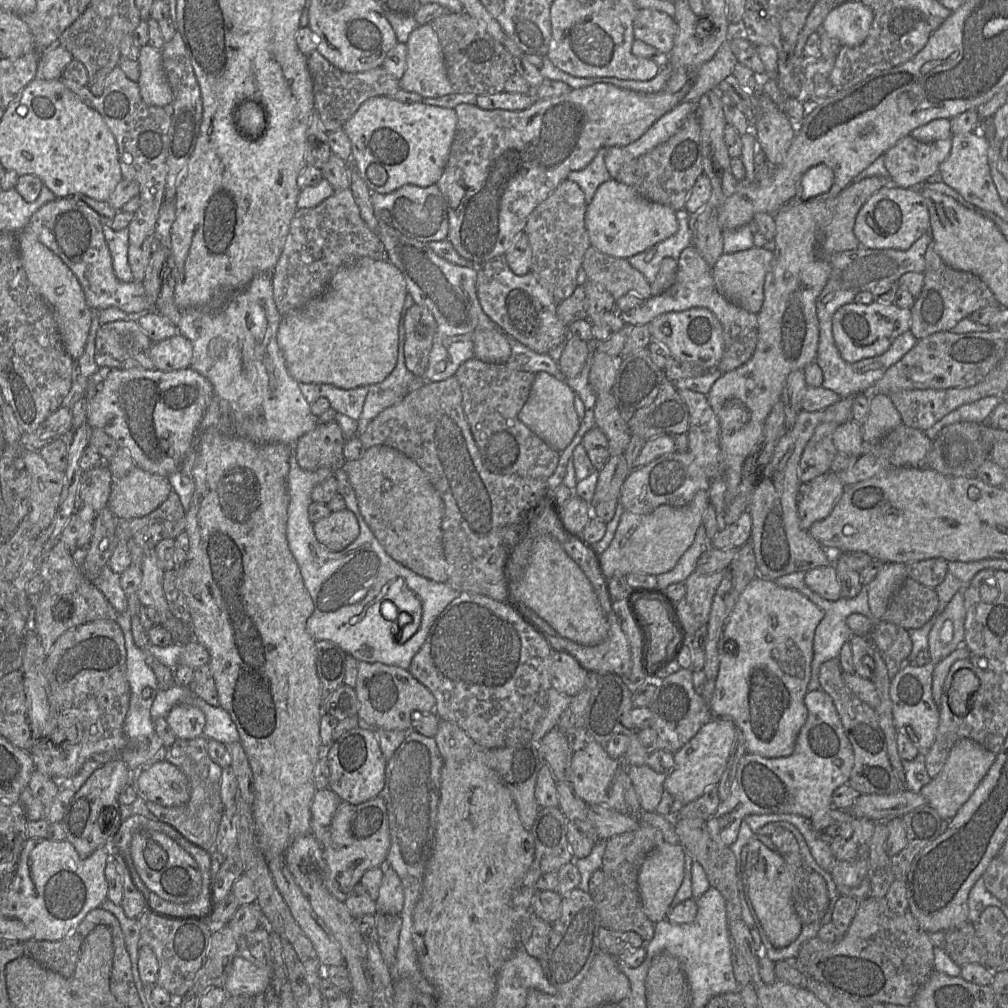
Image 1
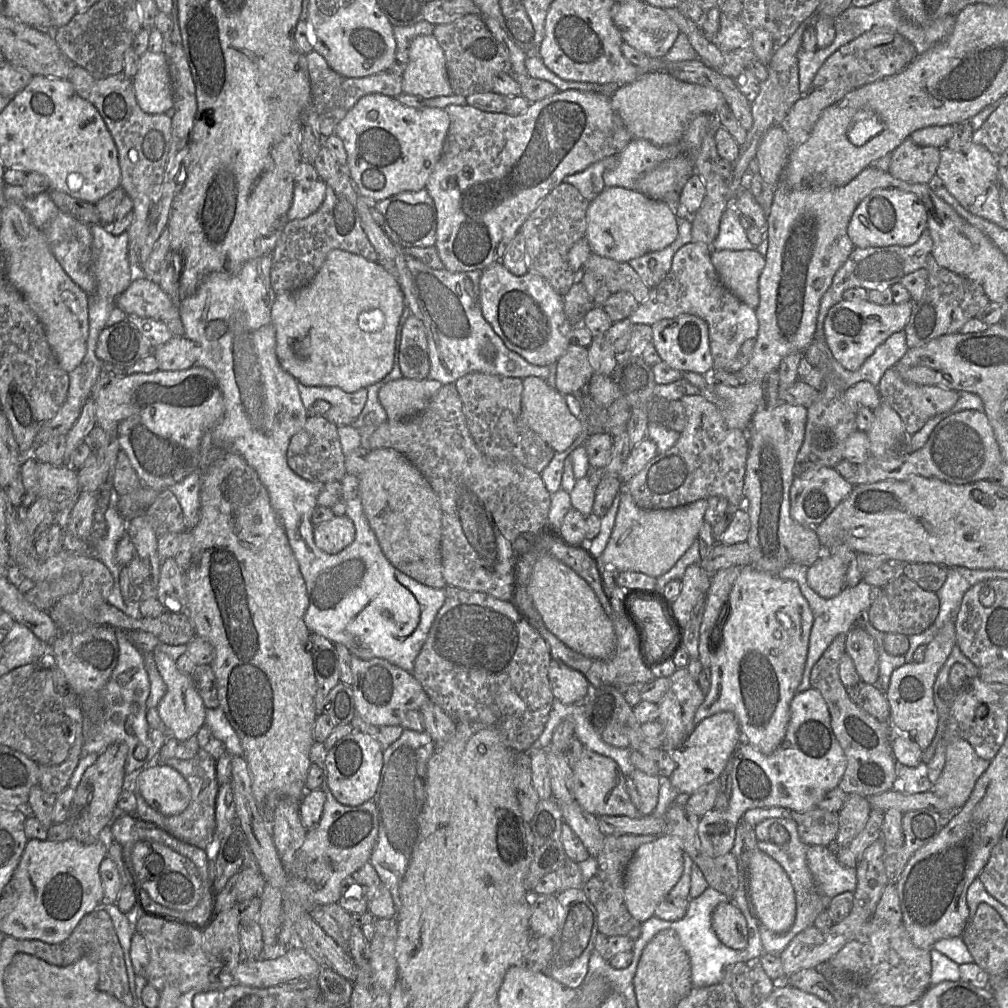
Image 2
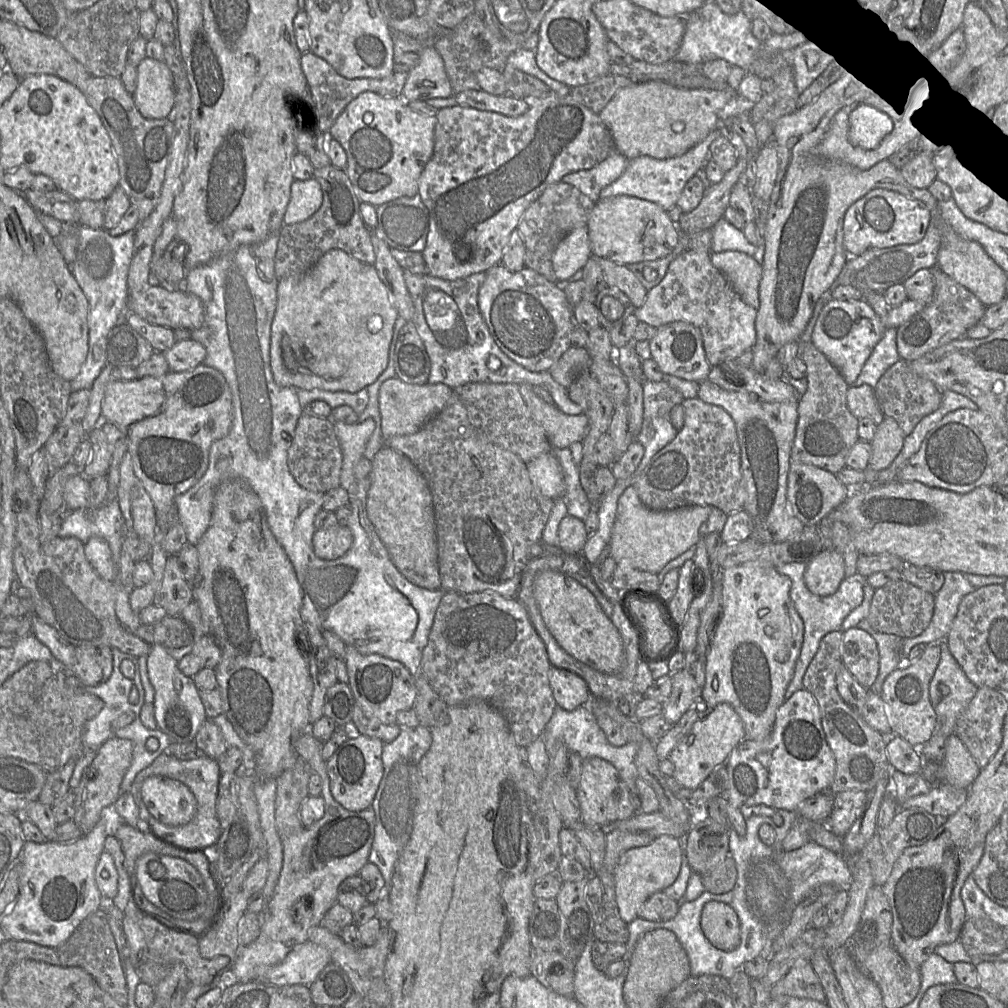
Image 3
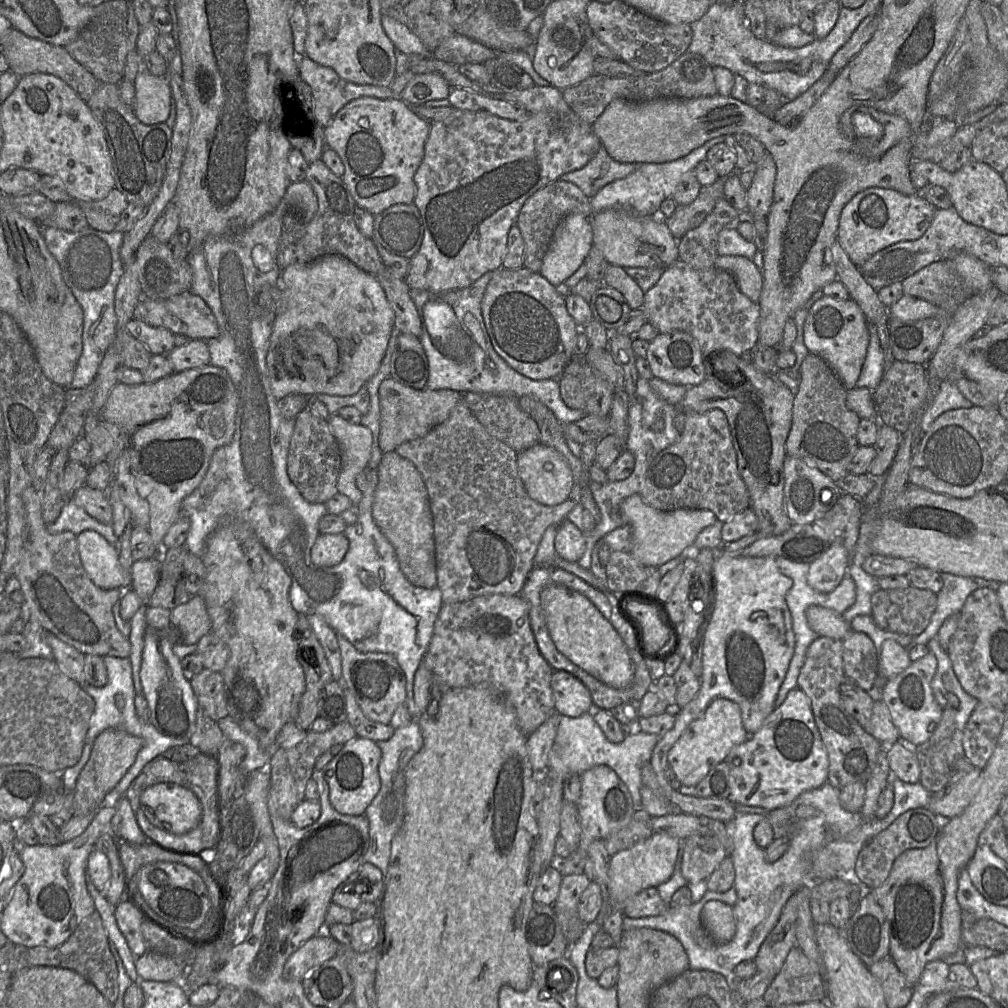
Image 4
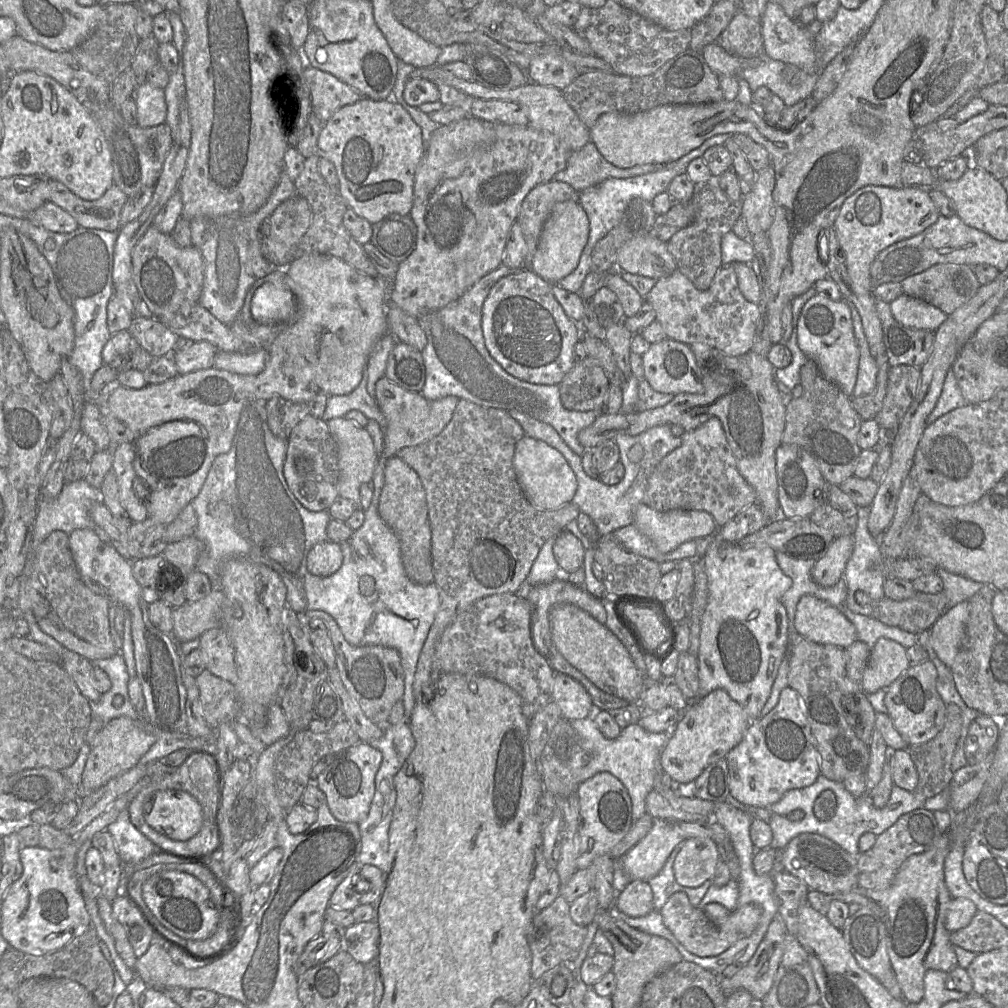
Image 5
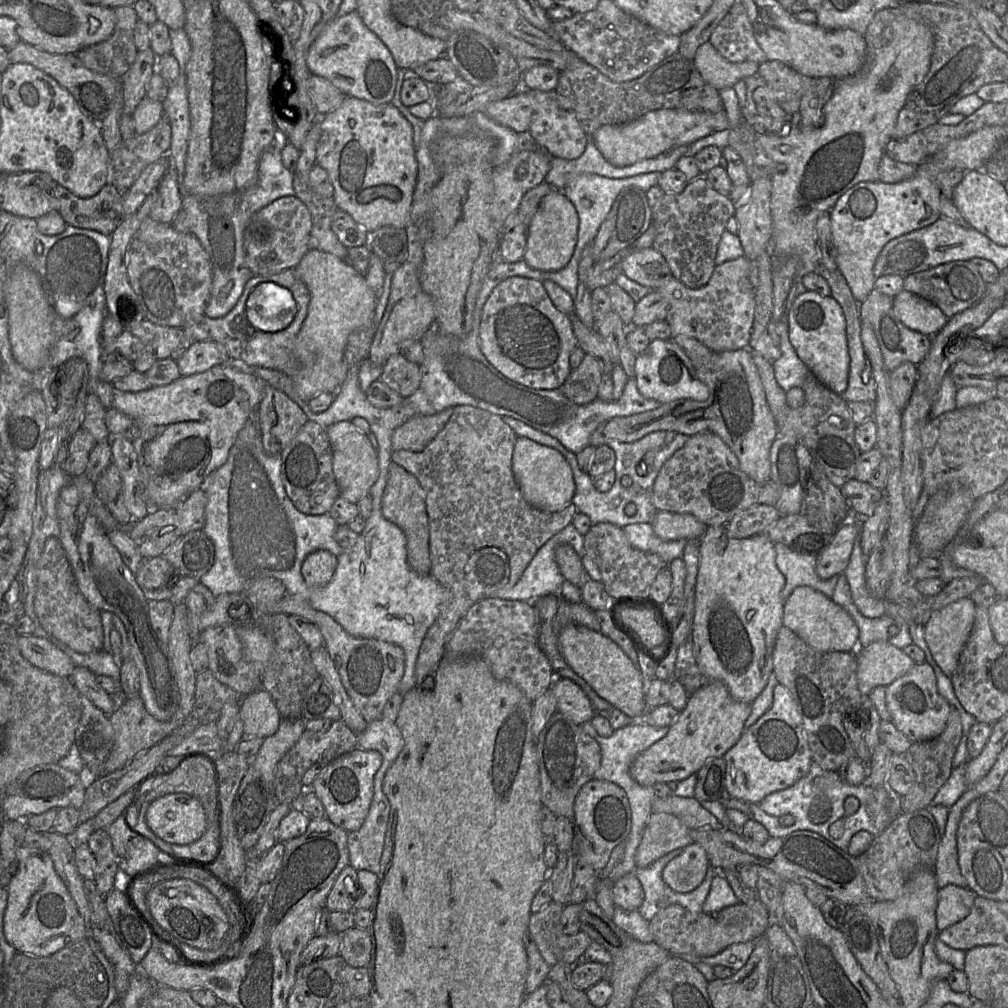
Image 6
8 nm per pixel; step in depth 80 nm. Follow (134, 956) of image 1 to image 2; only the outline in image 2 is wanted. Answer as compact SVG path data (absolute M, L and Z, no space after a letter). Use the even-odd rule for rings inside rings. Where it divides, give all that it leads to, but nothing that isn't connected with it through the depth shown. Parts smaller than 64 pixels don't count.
M101 903L97 908L104 909L112 919L115 932L123 949L130 991L135 1001L136 974L130 959L131 938L135 933L135 920L132 914L125 914L121 912L115 903Z

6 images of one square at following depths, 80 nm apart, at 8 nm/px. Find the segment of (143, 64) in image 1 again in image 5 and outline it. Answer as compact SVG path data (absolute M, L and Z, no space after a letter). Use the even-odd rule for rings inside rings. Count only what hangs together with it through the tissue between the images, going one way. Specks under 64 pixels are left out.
M147 81L138 85L134 100L137 108L136 124L141 128L158 126L166 122L167 105L165 91Z

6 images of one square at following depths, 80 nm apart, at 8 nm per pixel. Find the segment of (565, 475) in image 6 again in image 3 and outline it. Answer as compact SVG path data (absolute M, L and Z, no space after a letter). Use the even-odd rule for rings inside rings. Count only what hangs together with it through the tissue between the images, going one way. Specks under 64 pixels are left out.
M553 452L526 463L530 480L539 492L552 500L563 497L565 484L561 465Z

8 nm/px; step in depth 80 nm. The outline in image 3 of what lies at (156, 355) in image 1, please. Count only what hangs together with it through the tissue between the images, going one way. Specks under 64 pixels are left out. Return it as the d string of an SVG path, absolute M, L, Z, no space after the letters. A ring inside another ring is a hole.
M193 339L176 341L175 344L163 353L170 371L182 372L192 370L203 364L206 357L205 347Z

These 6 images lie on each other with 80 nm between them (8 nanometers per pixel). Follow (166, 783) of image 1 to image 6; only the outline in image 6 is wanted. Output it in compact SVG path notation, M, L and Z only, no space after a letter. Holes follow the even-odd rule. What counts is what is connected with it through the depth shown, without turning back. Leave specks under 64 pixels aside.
M170 793L152 801L146 811L146 822L157 837L179 845L198 840L206 829L200 801L186 793Z

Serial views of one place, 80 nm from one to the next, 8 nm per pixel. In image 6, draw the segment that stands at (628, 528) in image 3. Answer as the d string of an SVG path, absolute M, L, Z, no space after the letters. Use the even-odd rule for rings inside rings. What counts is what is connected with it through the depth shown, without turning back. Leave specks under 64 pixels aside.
M657 511L650 523L655 534L665 541L701 539L708 526L690 514Z

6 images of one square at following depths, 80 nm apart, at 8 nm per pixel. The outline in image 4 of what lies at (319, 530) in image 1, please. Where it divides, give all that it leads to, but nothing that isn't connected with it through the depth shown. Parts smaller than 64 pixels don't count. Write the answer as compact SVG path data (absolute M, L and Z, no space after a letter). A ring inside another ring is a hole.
M344 533L319 534L311 548L311 560L320 567L338 565L344 558L349 541Z

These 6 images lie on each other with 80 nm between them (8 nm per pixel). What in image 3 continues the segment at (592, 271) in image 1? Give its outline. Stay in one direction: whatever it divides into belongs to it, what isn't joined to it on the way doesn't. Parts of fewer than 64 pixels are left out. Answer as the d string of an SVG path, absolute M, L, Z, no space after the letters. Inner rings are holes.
M594 256L602 268L606 285L622 291L637 309L645 301L648 291L624 264L617 264L606 258Z

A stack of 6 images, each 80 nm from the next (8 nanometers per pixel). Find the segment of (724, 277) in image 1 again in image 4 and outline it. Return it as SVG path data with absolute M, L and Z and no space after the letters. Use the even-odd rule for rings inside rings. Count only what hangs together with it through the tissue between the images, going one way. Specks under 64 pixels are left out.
M718 255L714 266L731 273L741 293L752 302L759 304L763 275L753 260L743 256Z

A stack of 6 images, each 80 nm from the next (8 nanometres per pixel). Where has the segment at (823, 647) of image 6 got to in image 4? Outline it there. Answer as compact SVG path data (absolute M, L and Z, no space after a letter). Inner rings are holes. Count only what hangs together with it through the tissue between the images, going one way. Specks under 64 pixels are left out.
M817 605L809 606L806 610L806 618L809 627L819 637L825 636L833 639L844 640L852 631L842 614Z

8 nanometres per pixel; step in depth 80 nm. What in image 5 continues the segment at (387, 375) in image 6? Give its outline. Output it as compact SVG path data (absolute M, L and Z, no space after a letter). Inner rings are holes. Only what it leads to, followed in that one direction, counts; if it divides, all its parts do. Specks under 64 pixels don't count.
M396 342L388 356L384 377L405 390L421 392L425 383L422 352Z

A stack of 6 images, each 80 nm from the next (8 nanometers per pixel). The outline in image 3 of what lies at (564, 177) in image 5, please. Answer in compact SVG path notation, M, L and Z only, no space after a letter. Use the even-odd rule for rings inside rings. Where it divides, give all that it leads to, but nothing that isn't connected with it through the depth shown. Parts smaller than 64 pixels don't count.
M617 151L590 169L566 174L562 181L578 188L594 203L599 200L602 189L618 179L629 164L629 160Z

